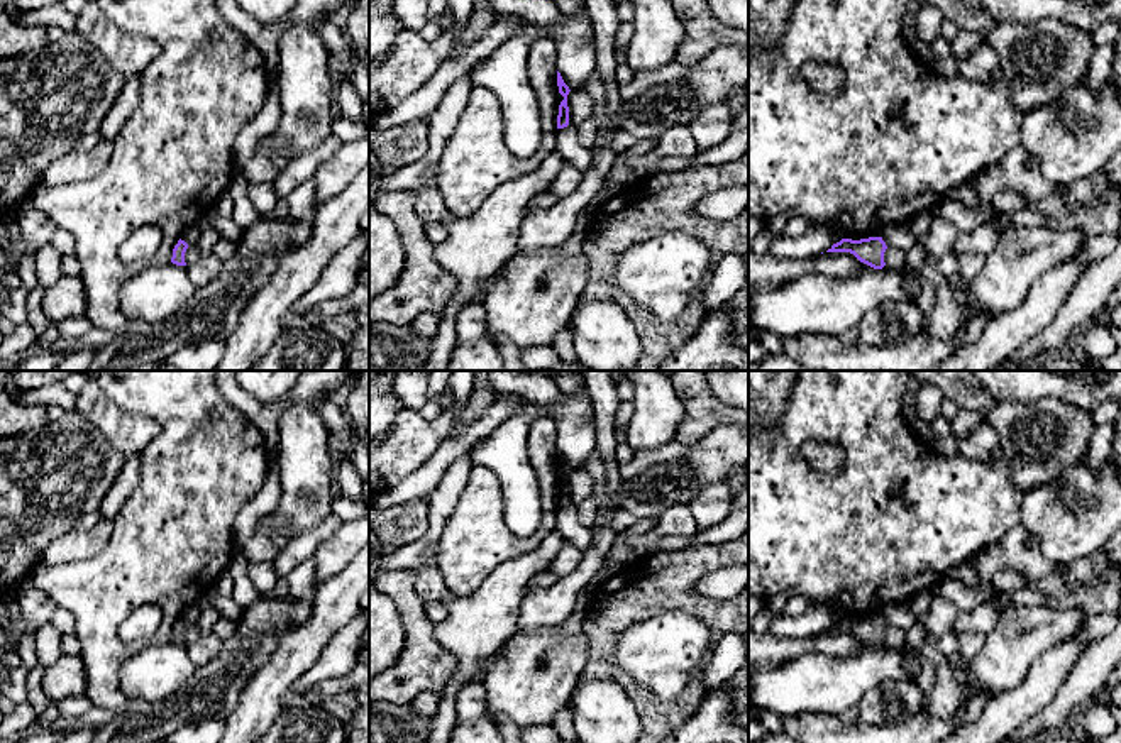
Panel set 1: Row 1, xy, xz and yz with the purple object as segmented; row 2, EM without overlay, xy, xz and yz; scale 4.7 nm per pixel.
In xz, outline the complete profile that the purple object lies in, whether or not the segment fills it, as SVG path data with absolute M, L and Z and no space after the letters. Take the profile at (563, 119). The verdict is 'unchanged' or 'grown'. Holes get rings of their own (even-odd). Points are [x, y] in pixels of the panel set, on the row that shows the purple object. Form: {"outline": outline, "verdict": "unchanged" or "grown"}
{"outline": "M557 71L557 86L559 93L564 96L564 100L559 105L559 115L557 115L557 129L564 129L569 125L569 107L567 107L567 95L569 95L569 86L564 83L560 73Z", "verdict": "unchanged"}

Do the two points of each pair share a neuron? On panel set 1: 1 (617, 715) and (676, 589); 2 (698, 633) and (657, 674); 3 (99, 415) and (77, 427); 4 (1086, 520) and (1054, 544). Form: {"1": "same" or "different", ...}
{"1": "different", "2": "same", "3": "different", "4": "same"}

